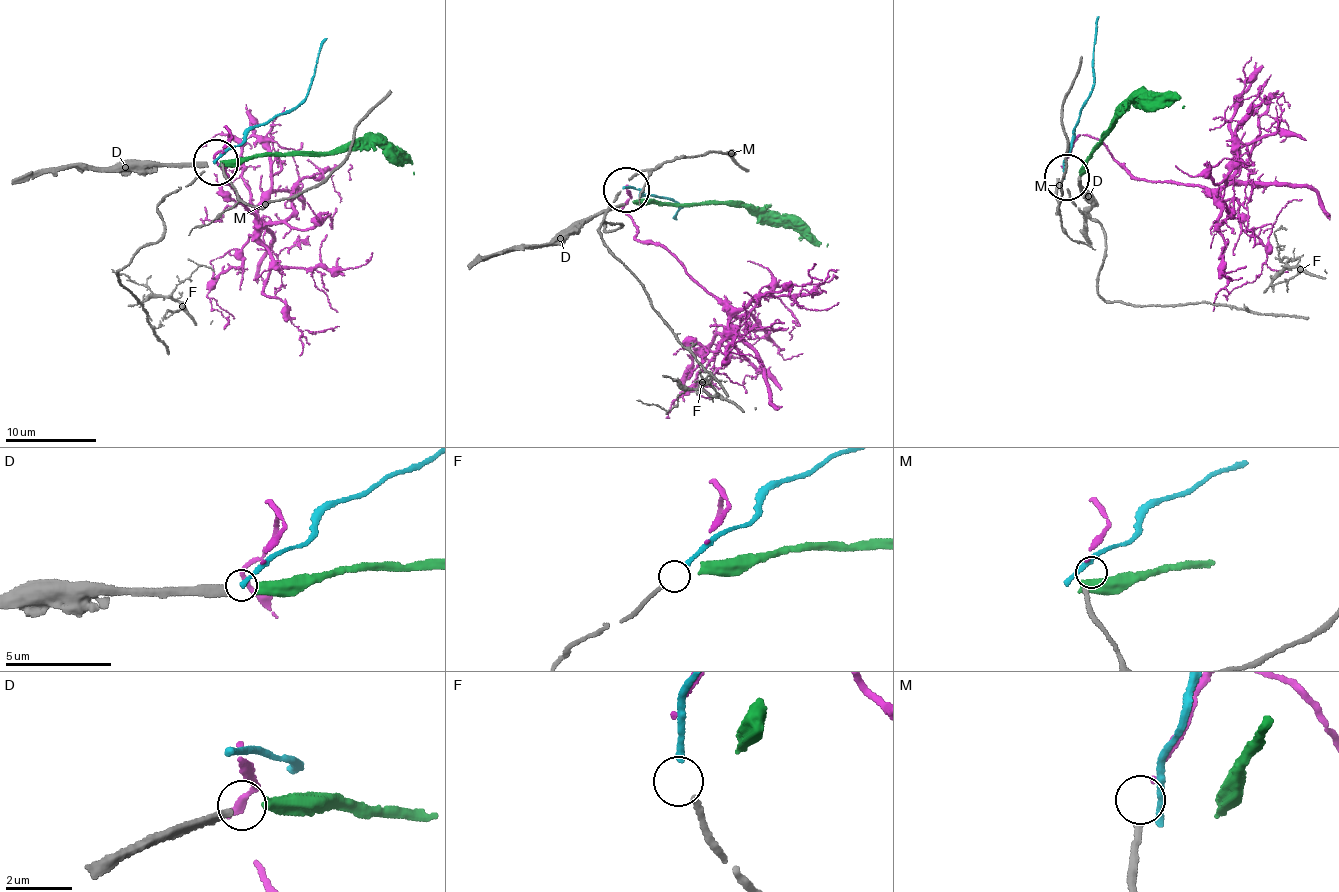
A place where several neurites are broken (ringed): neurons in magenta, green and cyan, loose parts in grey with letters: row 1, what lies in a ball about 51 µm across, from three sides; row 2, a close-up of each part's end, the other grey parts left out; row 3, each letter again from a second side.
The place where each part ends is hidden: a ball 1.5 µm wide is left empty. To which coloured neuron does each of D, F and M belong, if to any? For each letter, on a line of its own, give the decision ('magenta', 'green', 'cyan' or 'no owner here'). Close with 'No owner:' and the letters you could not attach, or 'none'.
D: green
F: cyan
M: magenta
No owner: none

